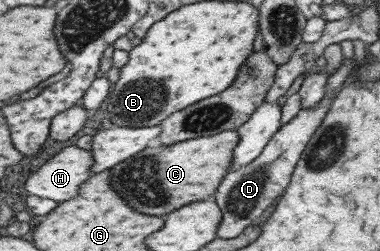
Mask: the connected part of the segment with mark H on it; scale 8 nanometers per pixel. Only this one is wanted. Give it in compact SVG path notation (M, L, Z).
M67 146L33 172L25 186L30 194L55 201L69 201L79 197L82 186L94 176L95 164L93 149Z

